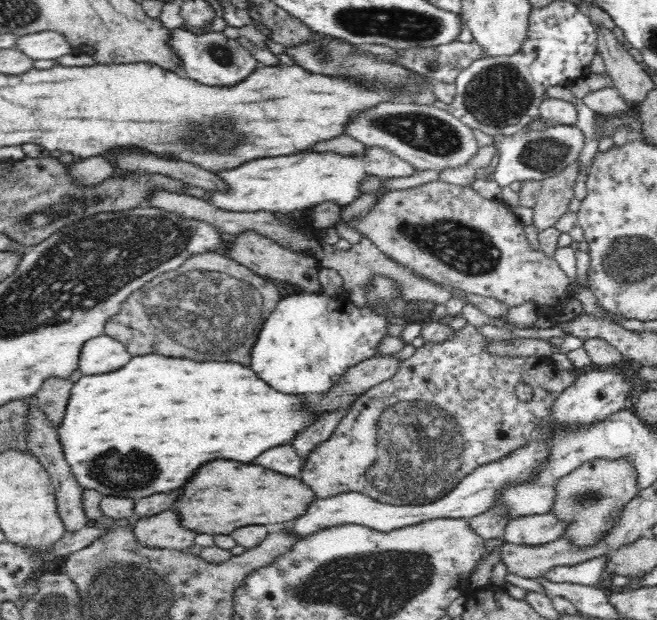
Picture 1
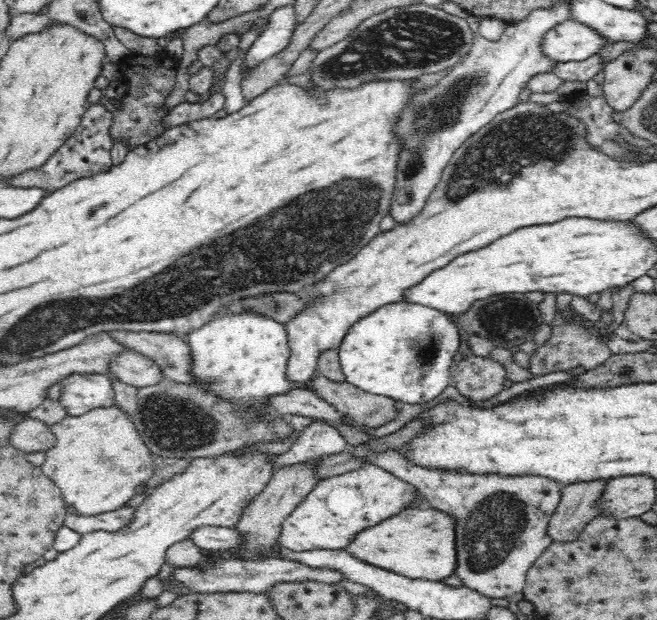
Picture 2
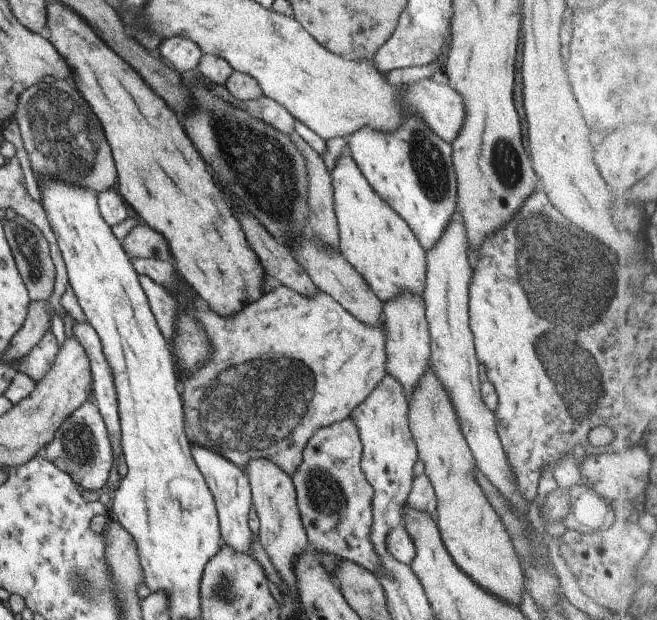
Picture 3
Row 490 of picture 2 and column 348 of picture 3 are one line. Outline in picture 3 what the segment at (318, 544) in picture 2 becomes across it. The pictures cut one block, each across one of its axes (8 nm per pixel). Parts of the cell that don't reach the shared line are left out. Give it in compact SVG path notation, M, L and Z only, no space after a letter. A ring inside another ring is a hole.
M275 282L273 288L263 296L260 296L259 300L244 305L239 312L235 312L235 314L227 316L227 318L221 318L219 314L215 314L213 310L209 310L203 304L193 308L193 314L199 320L205 336L211 342L212 358L188 377L181 377L178 367L174 364L174 369L180 382L179 390L184 412L186 438L189 444L197 443L221 453L241 469L244 468L249 459L265 457L291 476L297 465L301 462L302 450L309 437L317 432L319 428L347 419L350 411L379 384L383 375L386 374L386 352L385 346L383 346L383 342L385 342L385 328L383 328L383 320L381 320L381 324L367 326L367 324L363 324L363 322L359 322L357 318L351 316L347 310L343 310L333 297L330 297L323 291L315 291L311 296L305 296L283 286L279 282Z

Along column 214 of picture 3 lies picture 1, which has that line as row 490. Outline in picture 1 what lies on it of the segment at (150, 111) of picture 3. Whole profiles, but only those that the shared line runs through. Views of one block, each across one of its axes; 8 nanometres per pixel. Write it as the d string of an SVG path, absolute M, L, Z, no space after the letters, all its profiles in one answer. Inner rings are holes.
M210 462L204 466L182 490L175 504L185 527L202 534L230 534L250 525L289 523L307 513L312 501L318 499L314 491L296 477L266 470L262 466L244 466L240 462Z

